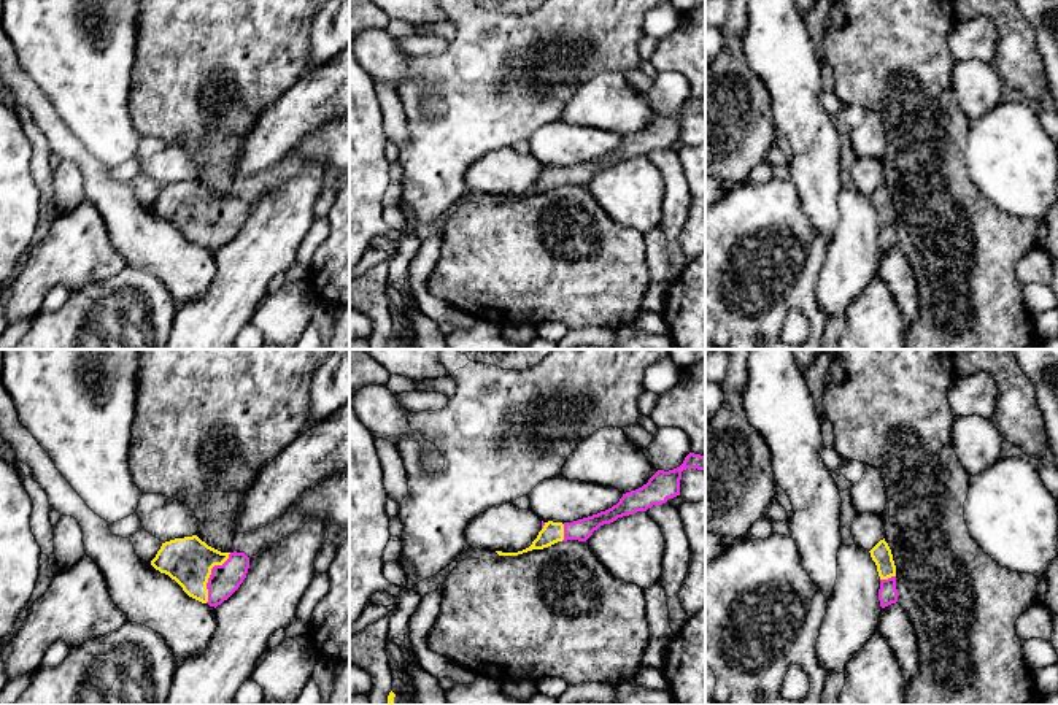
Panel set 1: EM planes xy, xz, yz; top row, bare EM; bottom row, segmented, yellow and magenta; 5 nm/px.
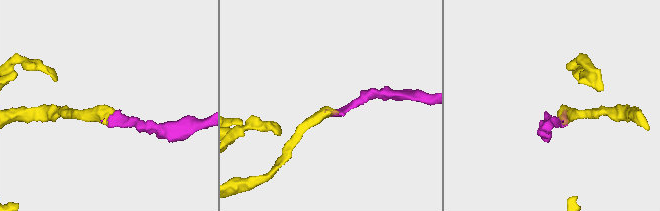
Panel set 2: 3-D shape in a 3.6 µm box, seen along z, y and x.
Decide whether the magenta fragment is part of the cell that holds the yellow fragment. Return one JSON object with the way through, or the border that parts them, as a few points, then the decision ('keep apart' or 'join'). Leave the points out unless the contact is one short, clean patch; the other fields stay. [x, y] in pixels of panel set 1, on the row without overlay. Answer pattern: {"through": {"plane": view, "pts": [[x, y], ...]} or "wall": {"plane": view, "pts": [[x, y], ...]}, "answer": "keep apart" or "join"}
{"through": {"plane": "xy", "pts": [[188, 205], [202, 216], [210, 218], [224, 224]]}, "answer": "join"}

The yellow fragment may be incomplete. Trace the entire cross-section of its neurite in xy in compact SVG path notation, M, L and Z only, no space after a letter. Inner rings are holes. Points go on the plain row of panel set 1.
M192 179L162 187L151 210L175 224L189 241L216 252L246 222L249 202L221 197Z

